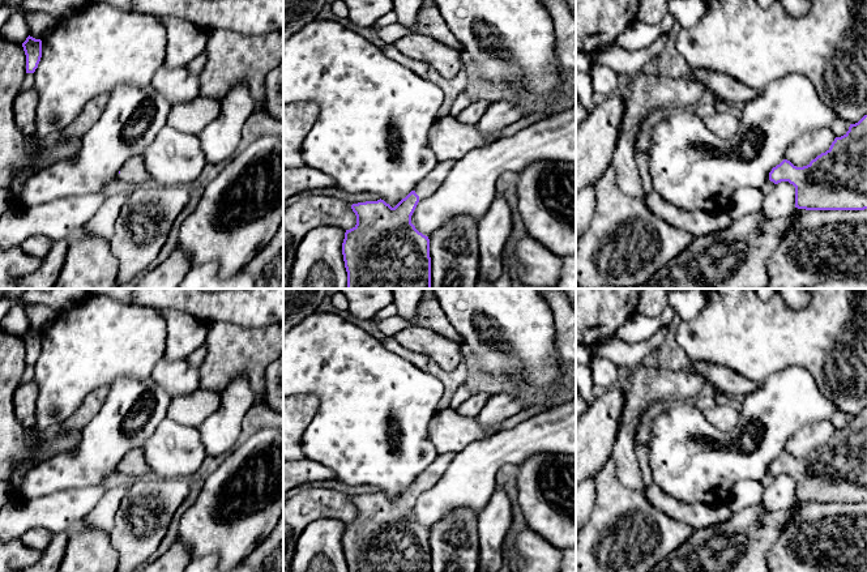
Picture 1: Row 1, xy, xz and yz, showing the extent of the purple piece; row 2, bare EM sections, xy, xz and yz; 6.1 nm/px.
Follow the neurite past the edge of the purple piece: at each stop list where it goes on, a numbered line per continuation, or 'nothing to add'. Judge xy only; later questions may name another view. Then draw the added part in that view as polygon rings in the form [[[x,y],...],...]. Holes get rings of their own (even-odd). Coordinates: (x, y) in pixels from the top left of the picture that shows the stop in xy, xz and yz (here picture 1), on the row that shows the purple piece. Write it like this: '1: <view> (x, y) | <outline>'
nothing to add

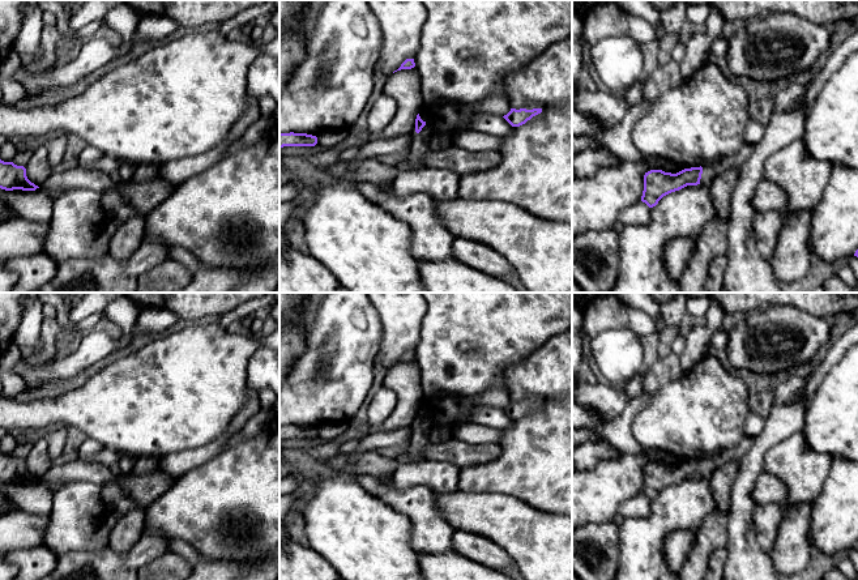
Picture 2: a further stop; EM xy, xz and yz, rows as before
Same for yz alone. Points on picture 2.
1: yz (734, 161) | [[[743,144],[738,152],[710,165],[701,166],[703,174],[700,184],[708,184],[710,180],[713,180],[716,176],[721,175],[726,170],[730,169],[739,170],[742,165],[747,161],[747,158],[751,155],[752,150],[754,150],[752,145]]]

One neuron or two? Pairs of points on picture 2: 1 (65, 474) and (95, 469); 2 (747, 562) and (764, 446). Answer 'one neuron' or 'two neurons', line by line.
1: one neuron
2: one neuron

